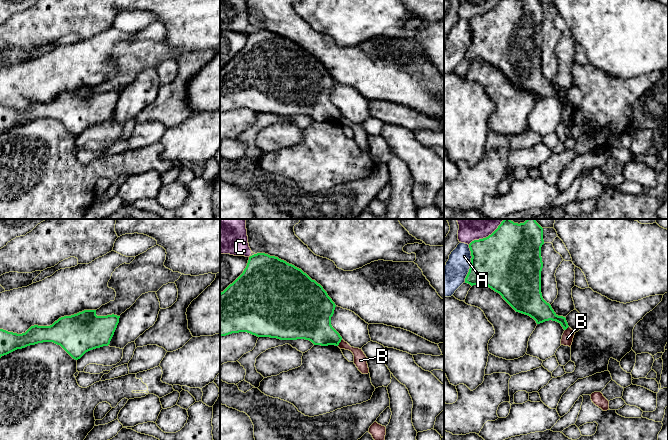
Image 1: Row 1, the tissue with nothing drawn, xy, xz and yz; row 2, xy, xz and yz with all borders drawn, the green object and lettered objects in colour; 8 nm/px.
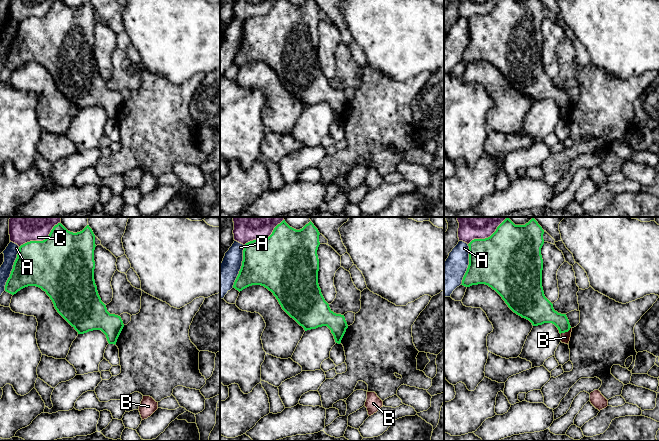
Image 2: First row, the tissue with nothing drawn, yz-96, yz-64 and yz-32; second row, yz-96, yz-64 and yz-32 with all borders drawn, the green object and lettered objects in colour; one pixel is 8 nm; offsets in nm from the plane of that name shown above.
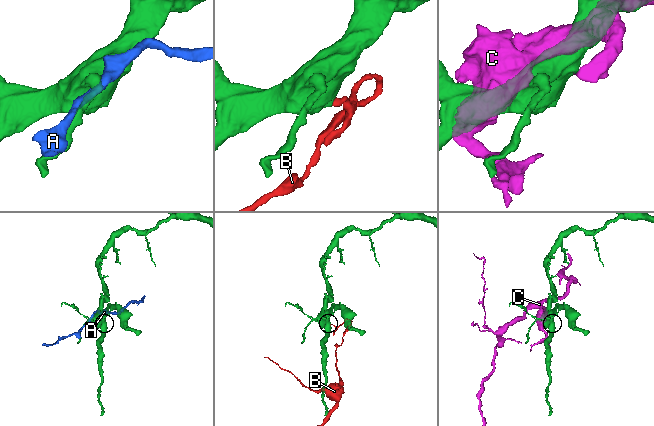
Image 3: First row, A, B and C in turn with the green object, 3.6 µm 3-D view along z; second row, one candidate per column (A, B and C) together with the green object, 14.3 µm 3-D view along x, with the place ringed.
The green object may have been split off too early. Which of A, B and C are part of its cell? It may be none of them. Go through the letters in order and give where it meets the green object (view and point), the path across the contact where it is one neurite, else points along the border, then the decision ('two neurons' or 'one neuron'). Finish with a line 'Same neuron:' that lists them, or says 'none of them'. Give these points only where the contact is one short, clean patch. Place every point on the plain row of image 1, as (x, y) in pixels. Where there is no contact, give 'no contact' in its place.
A: contact yz (471, 39); two neurons
B: contact xz (340, 117); border xz (342, 115), (337, 121); two neurons
C: contact yz (484, 14); two neurons
Same neuron: none of them

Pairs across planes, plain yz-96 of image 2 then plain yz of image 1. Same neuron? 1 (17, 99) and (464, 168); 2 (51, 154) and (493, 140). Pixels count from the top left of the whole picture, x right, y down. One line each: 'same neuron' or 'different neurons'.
1: different neurons
2: same neuron

